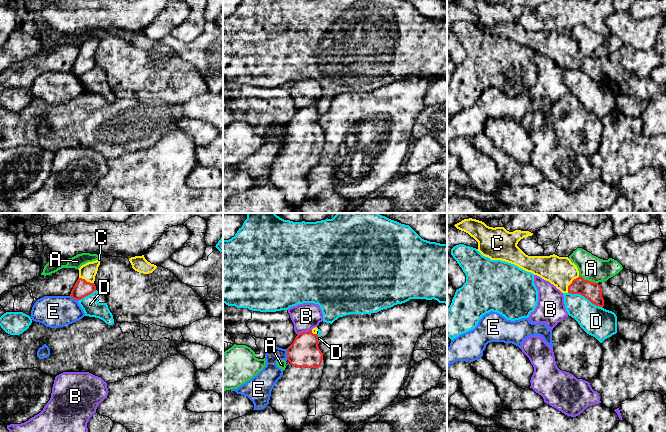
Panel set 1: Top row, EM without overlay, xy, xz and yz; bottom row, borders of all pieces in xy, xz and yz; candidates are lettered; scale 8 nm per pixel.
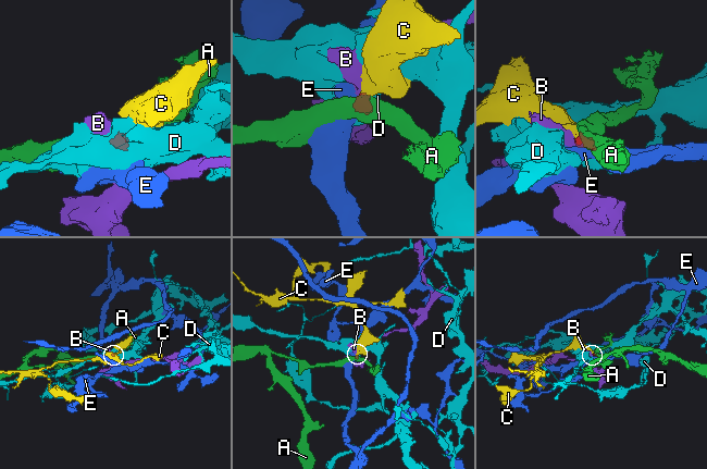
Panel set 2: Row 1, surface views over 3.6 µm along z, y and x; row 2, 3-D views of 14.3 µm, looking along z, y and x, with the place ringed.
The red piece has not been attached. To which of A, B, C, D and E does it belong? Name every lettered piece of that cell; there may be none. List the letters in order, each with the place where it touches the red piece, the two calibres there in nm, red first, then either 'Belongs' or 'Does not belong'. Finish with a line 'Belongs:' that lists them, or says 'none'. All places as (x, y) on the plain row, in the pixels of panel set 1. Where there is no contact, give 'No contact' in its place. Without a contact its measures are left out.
A: Touches red at yz (587, 56). Thickness 150 nm (red) against 200 nm. Does not belong
B: Touches red at xz (304, 108). Thickness 240 nm (red) against 220 nm. Does not belong
C: Touches red at yz (571, 59). Thickness 150 nm (red) against 240 nm. Belongs
D: Touches red at yz (585, 73). Thickness 150 nm (red) against 240 nm. Does not belong
E: Touches red at xz (287, 130). Thickness 240 nm (red) against 160 nm. Does not belong
Belongs: C

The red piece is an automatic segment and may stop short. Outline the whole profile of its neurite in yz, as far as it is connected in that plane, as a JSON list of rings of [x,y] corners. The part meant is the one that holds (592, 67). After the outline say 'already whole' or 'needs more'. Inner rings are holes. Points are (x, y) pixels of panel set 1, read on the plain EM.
[[[455,0],[457,5],[468,9],[478,18],[478,27],[491,36],[501,36],[518,42],[531,48],[542,55],[549,57],[562,69],[580,70],[592,80],[612,87],[617,93],[629,97],[635,97],[647,102],[653,100],[658,94],[666,92],[666,85],[654,82],[650,76],[637,78],[628,73],[618,62],[608,57],[594,59],[584,56],[580,51],[577,42],[568,33],[559,33],[555,30],[550,32],[528,32],[518,22],[518,18],[524,13],[532,12],[529,7],[515,6],[507,7],[504,3],[489,3],[486,0]]]; needs more

